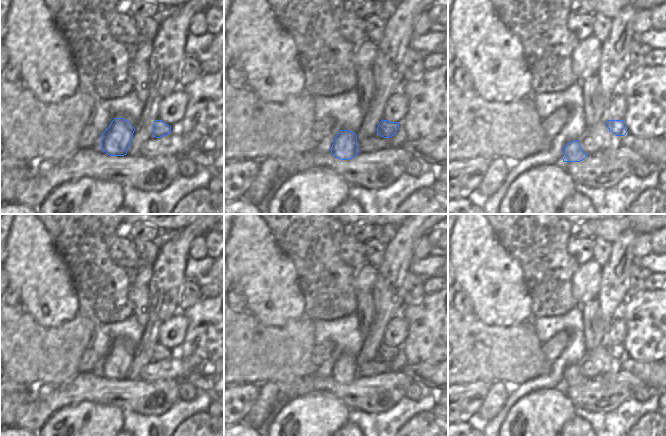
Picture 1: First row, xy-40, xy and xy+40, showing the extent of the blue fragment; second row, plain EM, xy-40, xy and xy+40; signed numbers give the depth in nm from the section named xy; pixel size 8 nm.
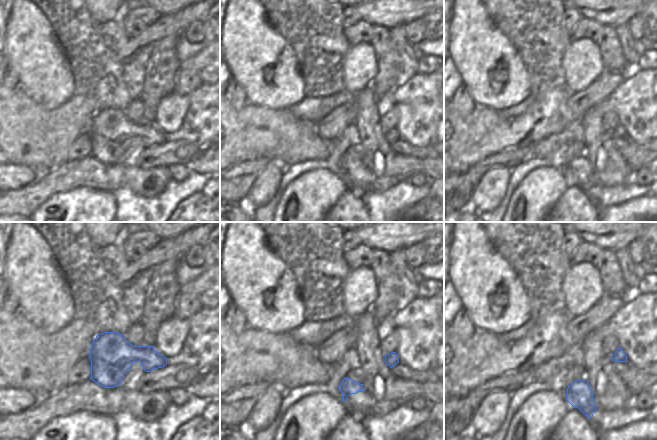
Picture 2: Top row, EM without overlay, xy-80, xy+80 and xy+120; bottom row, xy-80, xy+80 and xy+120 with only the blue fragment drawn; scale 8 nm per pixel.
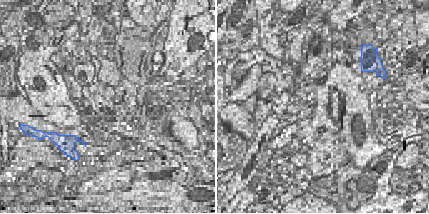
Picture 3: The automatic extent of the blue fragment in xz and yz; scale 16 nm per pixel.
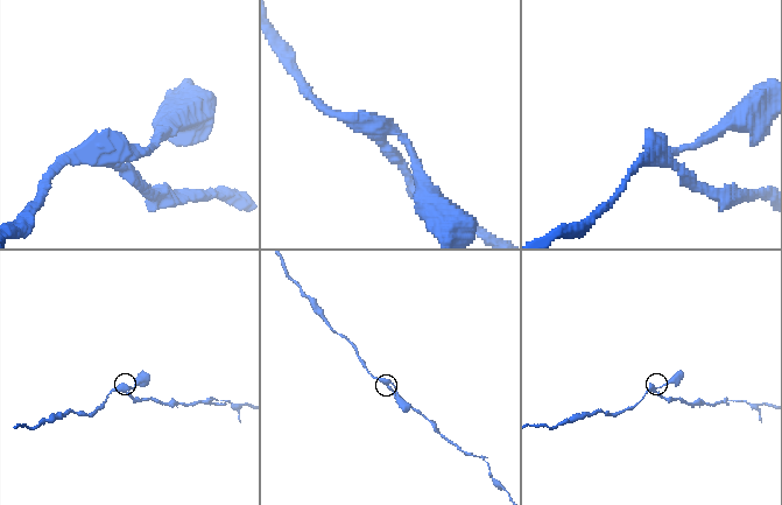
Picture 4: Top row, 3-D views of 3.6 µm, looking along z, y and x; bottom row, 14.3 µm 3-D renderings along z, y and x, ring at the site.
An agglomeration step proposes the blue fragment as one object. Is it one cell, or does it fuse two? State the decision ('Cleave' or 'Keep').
Cleave

